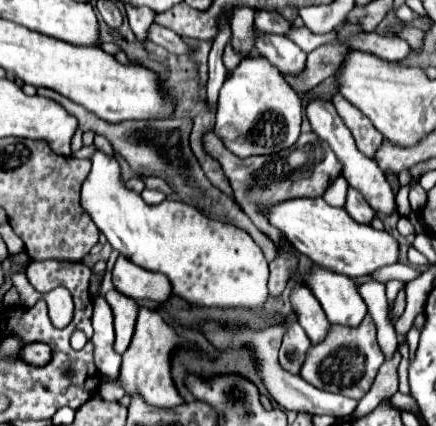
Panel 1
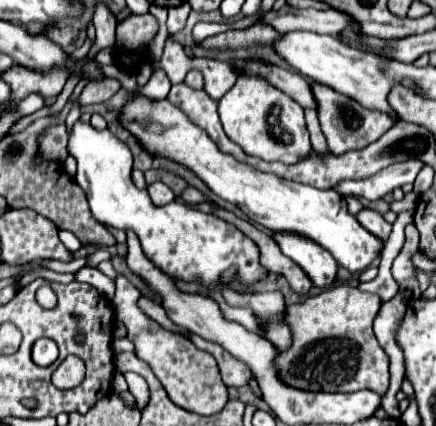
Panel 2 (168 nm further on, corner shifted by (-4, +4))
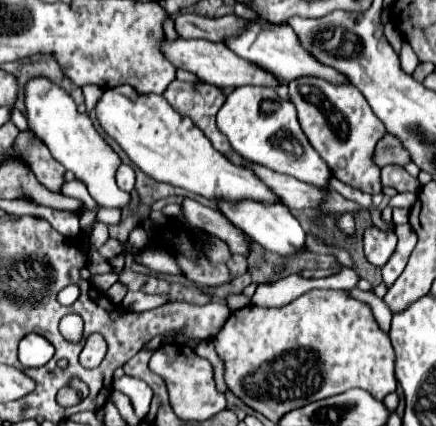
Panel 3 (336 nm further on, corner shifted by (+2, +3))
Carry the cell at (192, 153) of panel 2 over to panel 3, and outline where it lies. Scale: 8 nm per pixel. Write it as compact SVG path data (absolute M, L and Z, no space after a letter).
M131 85L105 89L95 107L103 131L113 137L129 159L149 177L183 187L211 201L261 201L263 205L283 203L253 171L233 165L225 155L213 149L211 141L193 125L193 121L177 113L161 95L139 95Z

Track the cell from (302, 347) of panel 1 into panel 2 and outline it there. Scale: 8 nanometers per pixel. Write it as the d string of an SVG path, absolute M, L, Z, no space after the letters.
M229 268L227 272L223 272L219 276L217 286L221 286L221 294L227 300L227 304L249 306L255 314L259 314L263 328L267 332L267 338L271 342L275 342L275 346L279 346L279 348L289 348L291 332L289 332L287 324L283 322L285 300L281 296L281 292L253 292L253 294L235 292L229 288L231 276L235 276L235 272L237 272L235 268Z

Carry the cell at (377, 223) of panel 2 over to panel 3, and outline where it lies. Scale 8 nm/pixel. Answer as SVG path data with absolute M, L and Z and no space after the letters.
M371 225L363 233L363 243L365 243L367 259L373 265L383 267L387 263L387 259L391 257L391 253L395 251L397 237L395 237L395 233L385 233L385 231Z

